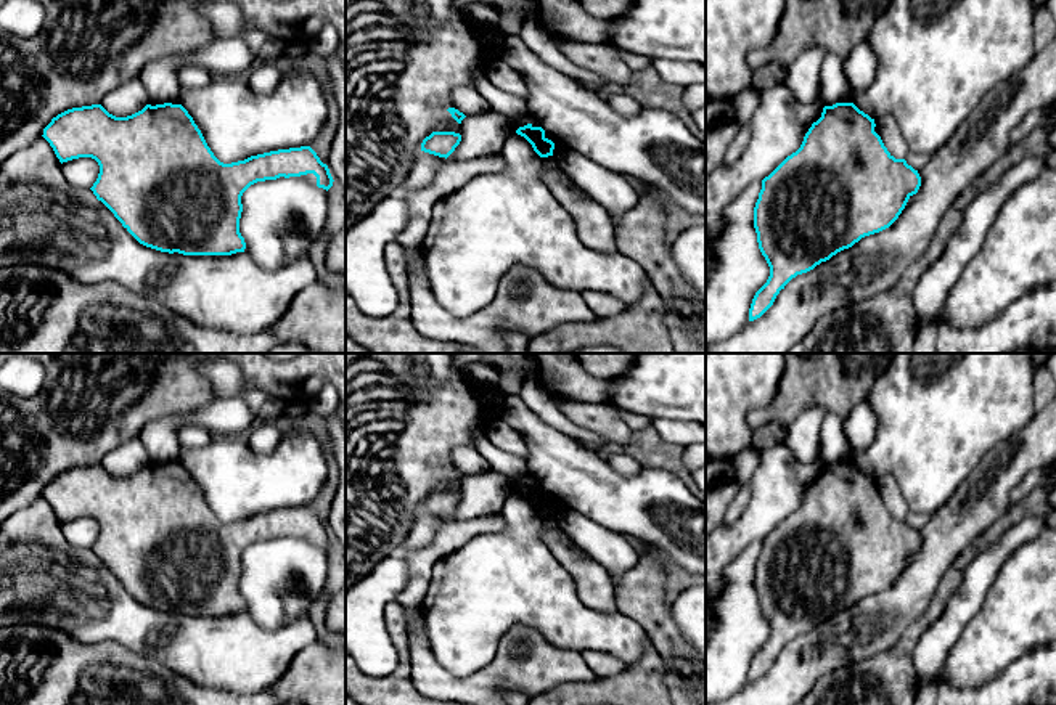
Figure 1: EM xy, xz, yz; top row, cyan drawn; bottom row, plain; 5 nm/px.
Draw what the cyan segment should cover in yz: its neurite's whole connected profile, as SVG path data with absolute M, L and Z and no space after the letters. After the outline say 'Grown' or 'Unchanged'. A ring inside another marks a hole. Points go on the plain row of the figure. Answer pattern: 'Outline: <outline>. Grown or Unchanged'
Outline: M853 463L825 466L800 507L762 540L754 588L770 636L752 658L749 681L760 678L792 638L813 630L862 597L889 588L918 552L918 530L905 519L895 519L874 487L874 479Z. Unchanged

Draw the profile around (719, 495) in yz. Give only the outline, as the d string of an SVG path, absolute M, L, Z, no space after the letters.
M738 479L706 487L706 536L723 522L727 507L741 487Z

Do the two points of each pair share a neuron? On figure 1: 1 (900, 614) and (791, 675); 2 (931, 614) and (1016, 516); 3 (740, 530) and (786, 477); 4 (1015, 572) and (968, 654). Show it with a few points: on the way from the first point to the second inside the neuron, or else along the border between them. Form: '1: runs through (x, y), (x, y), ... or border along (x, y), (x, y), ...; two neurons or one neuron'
1: runs through (873, 625), (818, 652); one neuron
2: runs through (947, 586), (961, 561), (989, 537); one neuron
3: runs through (753, 517), (777, 490); one neuron
4: runs through (1015, 593), (1015, 607), (989, 633); one neuron

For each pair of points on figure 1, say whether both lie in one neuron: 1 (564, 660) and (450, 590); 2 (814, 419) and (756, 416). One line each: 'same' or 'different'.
1: different
2: different

